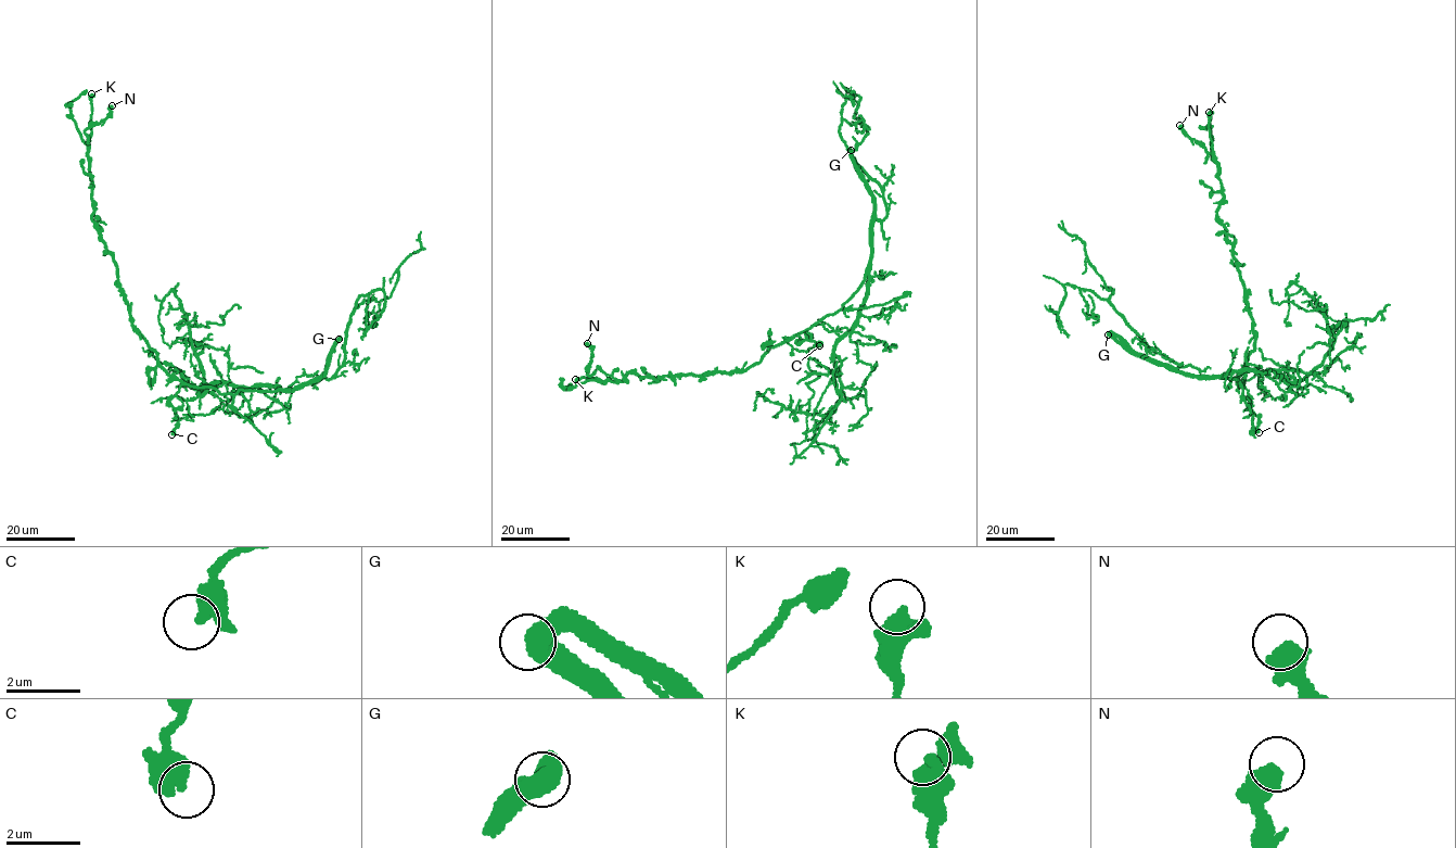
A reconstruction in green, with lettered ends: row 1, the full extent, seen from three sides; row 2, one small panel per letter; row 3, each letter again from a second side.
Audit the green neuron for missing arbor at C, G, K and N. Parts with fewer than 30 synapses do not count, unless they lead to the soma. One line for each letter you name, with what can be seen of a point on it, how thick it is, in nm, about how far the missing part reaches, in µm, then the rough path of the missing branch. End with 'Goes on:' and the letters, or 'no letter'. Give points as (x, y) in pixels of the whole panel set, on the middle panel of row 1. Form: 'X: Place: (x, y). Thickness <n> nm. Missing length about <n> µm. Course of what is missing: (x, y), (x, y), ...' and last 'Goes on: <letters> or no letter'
G: Place: (851, 150). Thickness 440 nm. Missing length about 100 µm. Course of what is missing: (851, 150), (842, 123), (848, 115), (851, 76), (839, 49), (828, 42), (824, 59), (830, 65), (825, 63)
Goes on: G

